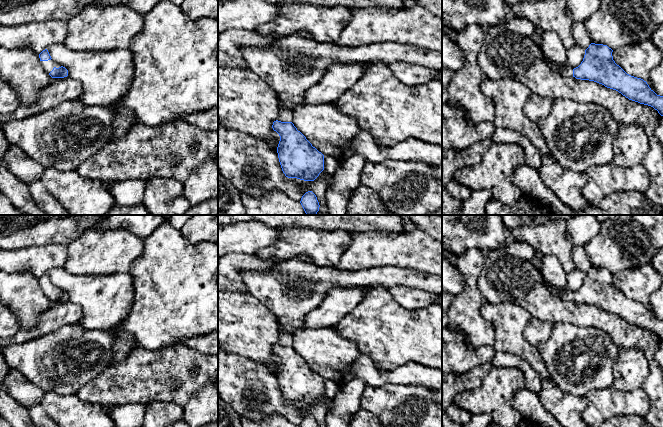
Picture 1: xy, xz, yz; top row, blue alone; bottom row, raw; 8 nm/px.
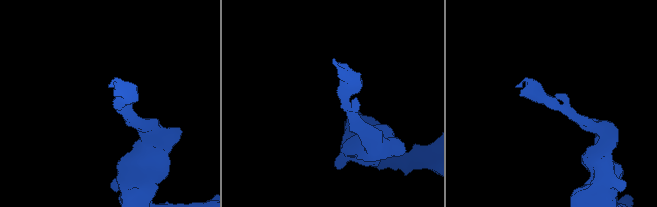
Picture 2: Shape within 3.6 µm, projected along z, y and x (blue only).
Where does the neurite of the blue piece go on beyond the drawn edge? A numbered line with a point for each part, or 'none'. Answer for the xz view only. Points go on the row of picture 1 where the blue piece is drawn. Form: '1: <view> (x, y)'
1: xz (285, 115)

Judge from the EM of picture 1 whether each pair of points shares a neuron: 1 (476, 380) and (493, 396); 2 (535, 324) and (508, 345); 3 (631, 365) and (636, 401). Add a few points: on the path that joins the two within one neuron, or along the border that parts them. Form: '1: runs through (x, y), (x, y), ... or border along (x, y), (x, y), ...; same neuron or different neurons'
1: border along (493, 366), (478, 387), (463, 388), (458, 393); different neurons
2: border along (531, 316), (525, 328), (524, 337), (536, 347); different neurons
3: border along (613, 386), (625, 391), (641, 388); different neurons

